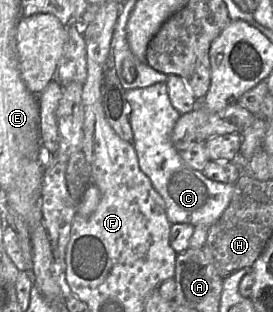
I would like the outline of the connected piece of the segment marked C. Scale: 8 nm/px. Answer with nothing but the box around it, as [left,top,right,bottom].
[126,82,234,226]

